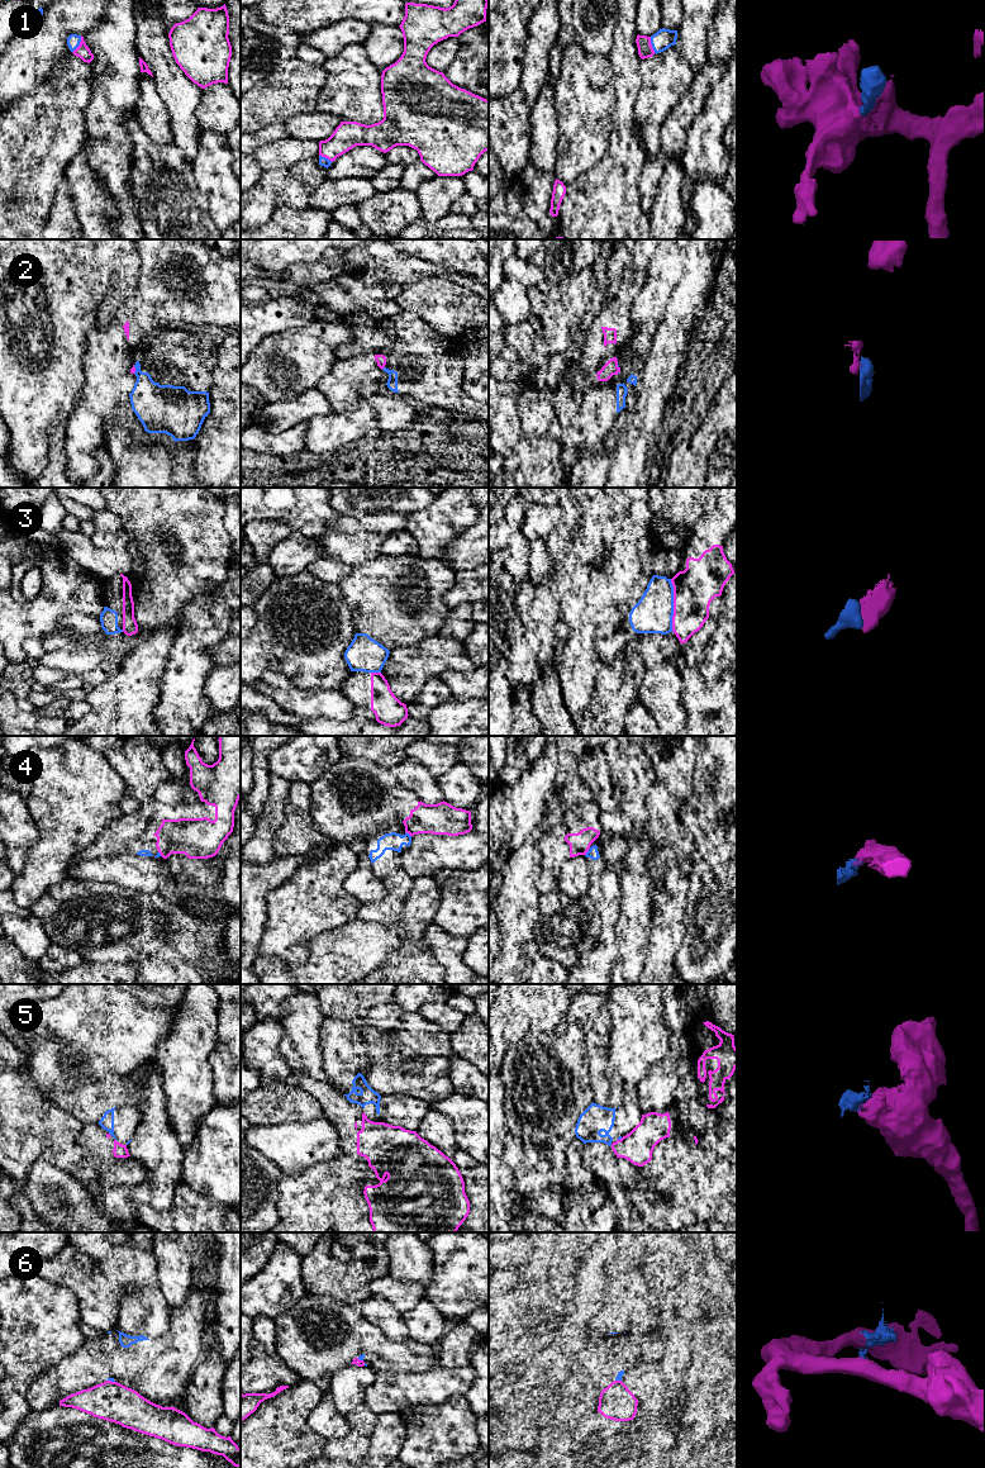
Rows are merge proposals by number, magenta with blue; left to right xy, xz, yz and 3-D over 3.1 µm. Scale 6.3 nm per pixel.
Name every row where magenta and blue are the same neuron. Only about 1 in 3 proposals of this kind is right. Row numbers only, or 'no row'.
1

